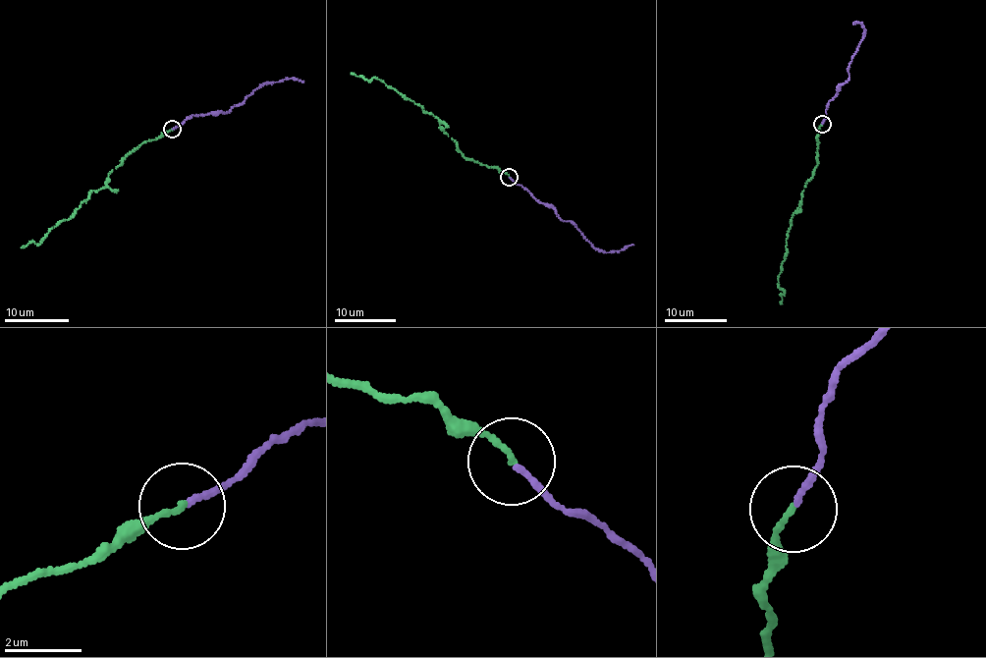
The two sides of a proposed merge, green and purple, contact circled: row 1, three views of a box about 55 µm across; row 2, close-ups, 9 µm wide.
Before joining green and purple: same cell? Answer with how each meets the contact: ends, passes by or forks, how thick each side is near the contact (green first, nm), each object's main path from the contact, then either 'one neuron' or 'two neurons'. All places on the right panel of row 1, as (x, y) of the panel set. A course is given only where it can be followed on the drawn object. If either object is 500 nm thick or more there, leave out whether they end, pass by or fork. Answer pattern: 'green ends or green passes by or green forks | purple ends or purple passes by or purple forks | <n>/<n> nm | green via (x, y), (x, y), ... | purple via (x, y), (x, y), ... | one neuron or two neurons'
green ends | purple ends | 150/150 nm | green via (822, 124), (818, 128), (818, 162), (790, 225), (787, 254), (778, 279), (784, 292), (780, 303) | purple via (822, 124), (836, 89), (849, 76), (848, 71), (864, 33), (865, 28), (858, 22), (852, 24) | one neuron

